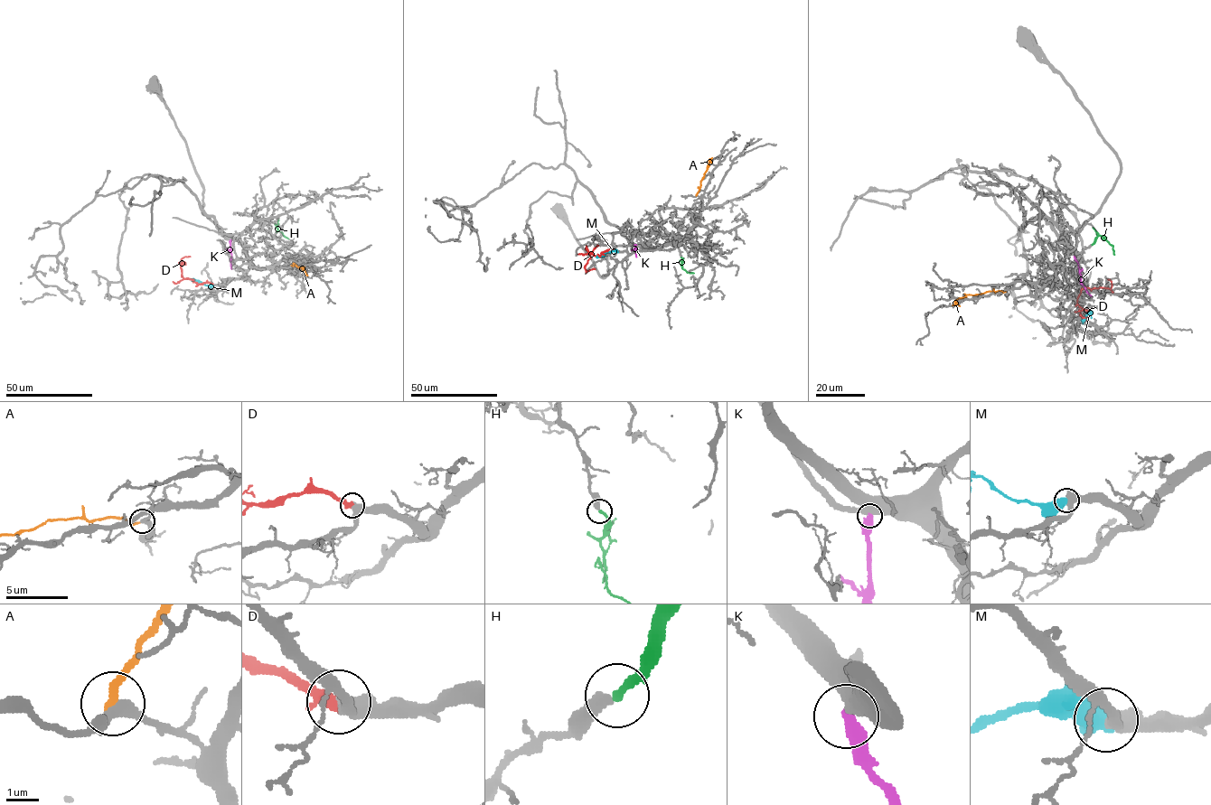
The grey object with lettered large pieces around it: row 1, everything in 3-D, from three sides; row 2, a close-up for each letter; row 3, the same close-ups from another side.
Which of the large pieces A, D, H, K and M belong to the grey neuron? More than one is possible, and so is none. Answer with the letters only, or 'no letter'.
D, H

